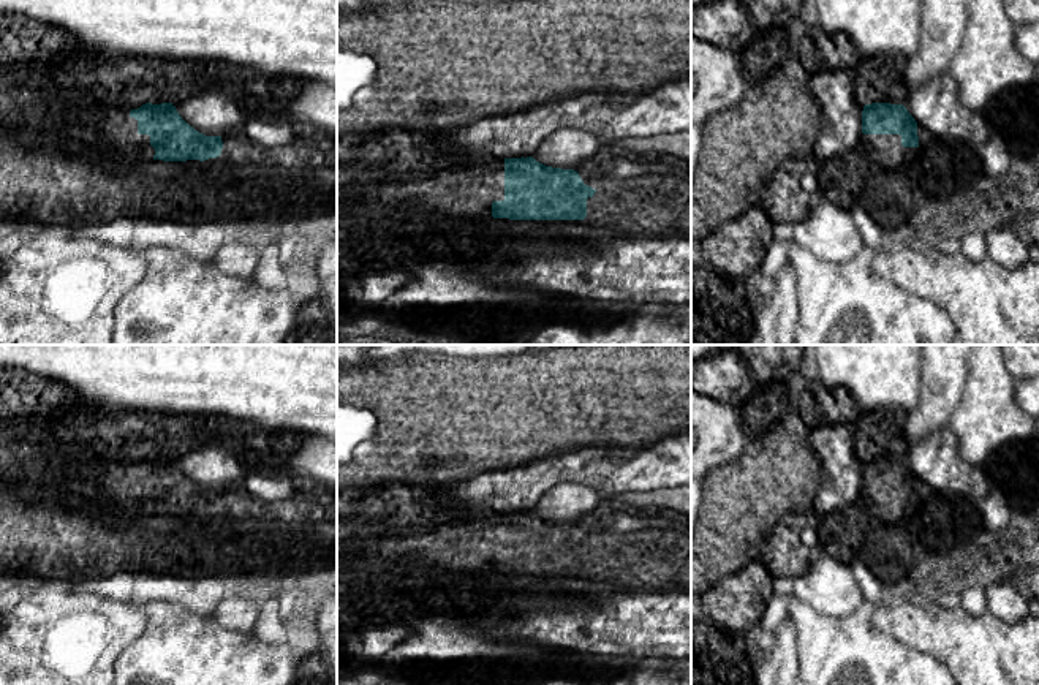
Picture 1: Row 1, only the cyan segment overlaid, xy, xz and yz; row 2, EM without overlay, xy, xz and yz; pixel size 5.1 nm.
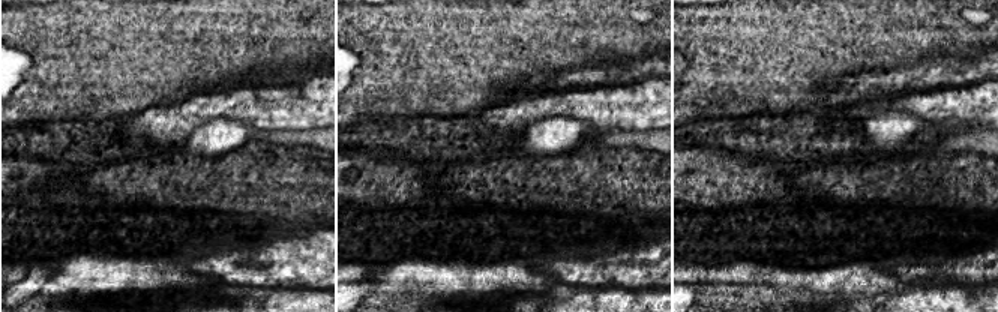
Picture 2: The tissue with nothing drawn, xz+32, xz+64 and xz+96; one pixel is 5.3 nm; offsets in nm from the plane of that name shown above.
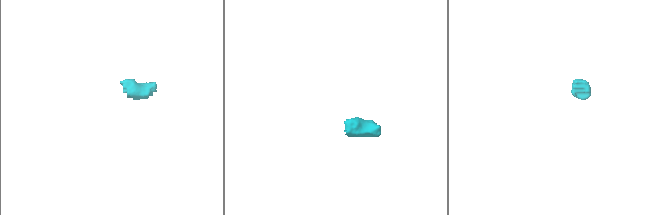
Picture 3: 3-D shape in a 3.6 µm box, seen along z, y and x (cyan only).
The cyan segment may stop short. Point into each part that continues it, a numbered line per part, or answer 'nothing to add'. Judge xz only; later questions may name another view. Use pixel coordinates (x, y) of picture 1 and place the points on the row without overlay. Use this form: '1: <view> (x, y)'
1: xz (464, 546)

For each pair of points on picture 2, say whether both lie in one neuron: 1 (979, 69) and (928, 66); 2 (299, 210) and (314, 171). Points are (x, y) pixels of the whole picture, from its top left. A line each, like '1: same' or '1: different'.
1: same
2: same

